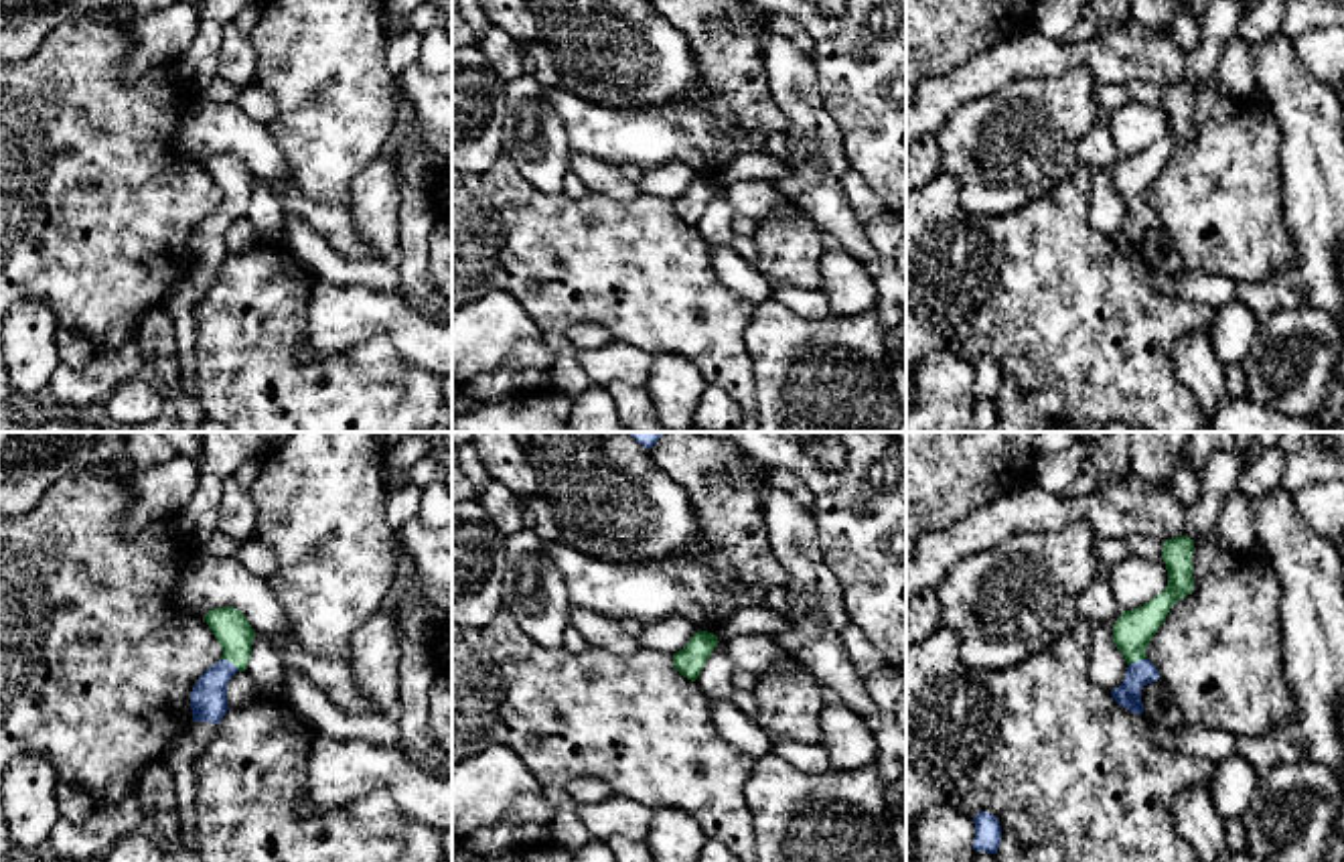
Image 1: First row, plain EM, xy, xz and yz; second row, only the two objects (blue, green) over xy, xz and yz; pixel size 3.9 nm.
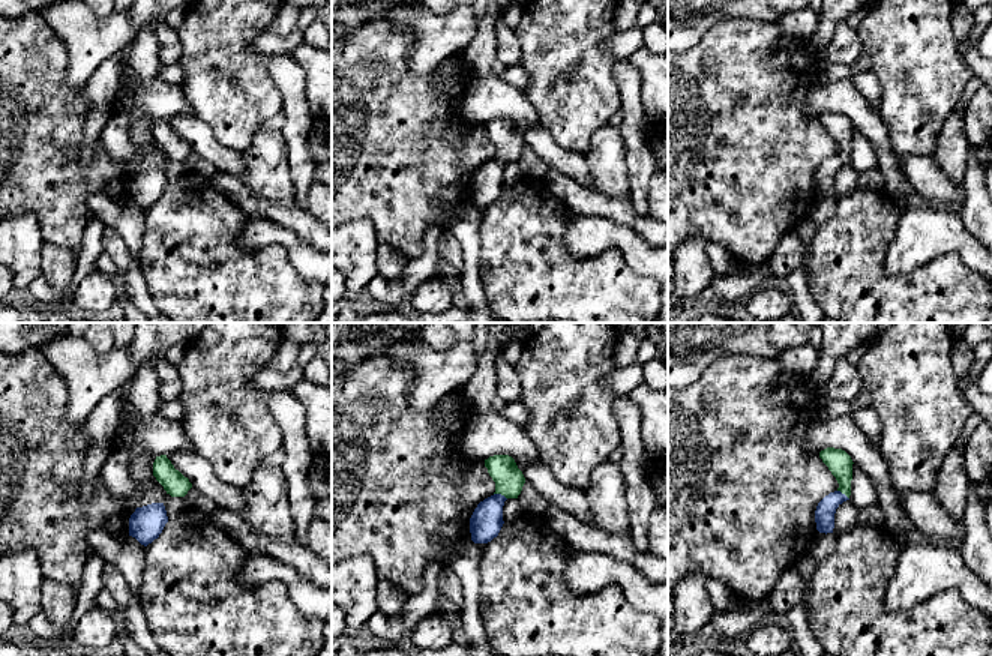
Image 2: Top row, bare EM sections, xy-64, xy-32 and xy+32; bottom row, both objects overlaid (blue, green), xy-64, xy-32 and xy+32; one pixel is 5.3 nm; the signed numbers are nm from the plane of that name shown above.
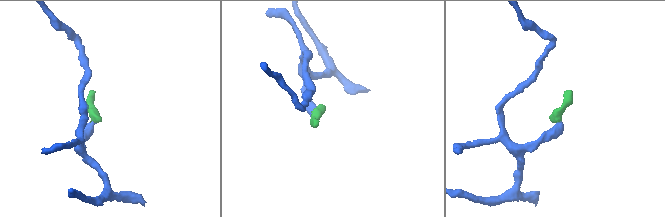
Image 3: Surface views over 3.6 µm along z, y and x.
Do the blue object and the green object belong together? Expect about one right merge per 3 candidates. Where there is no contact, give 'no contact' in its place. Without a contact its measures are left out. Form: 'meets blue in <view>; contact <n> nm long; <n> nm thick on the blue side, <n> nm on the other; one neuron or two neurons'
meets blue in xy; contact 100 nm long; 140 nm thick on the blue side, 150 nm on the other; one neuron

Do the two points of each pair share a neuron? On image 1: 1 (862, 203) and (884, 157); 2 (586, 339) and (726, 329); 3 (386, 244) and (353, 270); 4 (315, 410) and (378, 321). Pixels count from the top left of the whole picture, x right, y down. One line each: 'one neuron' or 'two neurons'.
1: two neurons
2: two neurons
3: two neurons
4: two neurons

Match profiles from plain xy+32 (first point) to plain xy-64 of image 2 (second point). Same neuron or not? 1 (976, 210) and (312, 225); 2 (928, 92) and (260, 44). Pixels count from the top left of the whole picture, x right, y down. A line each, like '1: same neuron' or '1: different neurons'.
1: different neurons
2: different neurons

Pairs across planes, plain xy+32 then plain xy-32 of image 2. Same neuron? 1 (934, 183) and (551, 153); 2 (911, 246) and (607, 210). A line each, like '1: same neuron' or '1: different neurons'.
1: same neuron
2: different neurons

